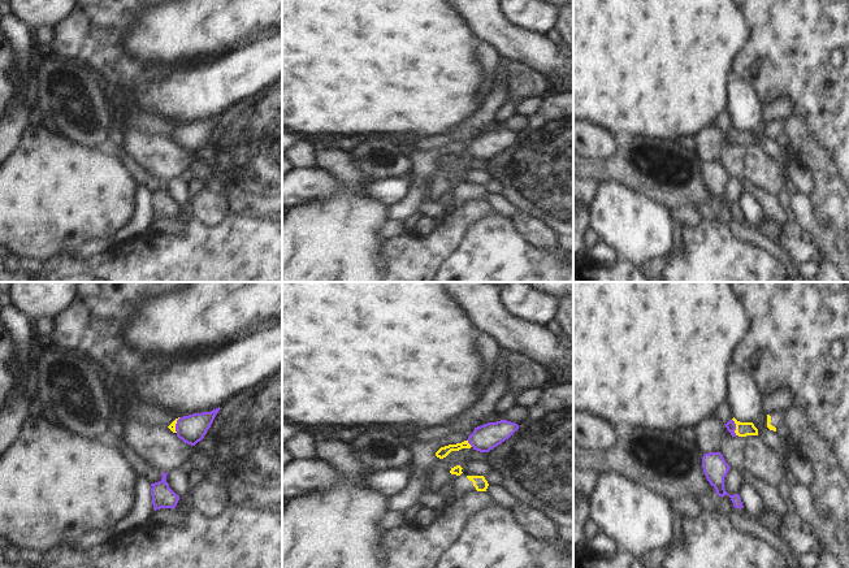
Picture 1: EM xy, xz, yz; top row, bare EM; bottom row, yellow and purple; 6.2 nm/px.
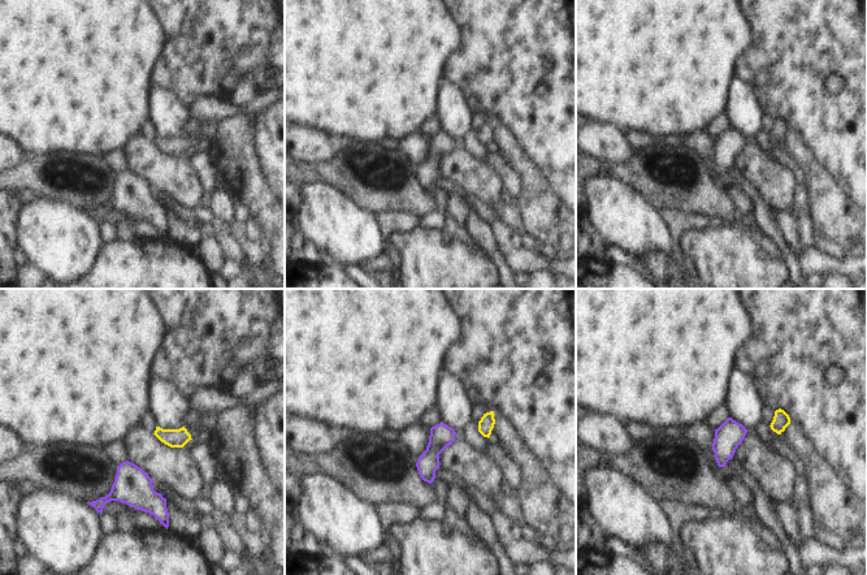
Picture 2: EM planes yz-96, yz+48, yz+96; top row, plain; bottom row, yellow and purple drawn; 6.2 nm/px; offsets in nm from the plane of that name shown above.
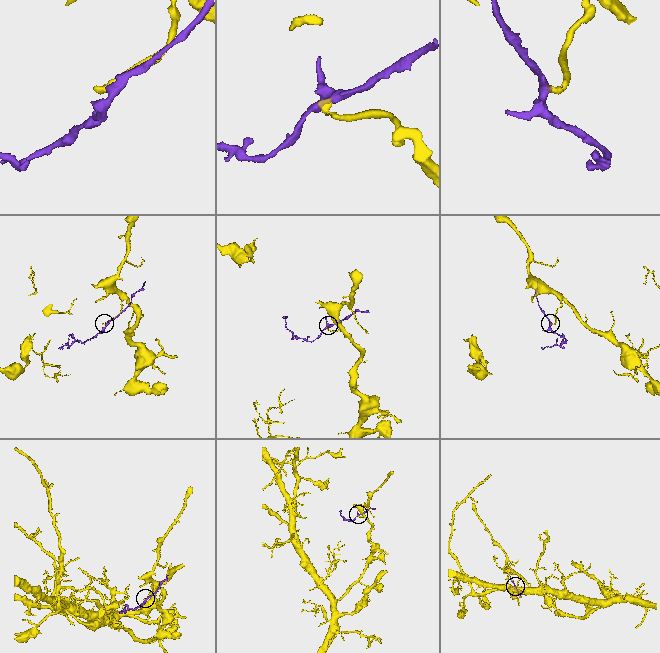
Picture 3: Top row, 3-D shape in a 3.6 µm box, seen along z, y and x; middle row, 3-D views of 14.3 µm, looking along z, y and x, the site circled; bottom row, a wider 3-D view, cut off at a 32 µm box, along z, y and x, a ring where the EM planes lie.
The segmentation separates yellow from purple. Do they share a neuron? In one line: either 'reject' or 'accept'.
accept

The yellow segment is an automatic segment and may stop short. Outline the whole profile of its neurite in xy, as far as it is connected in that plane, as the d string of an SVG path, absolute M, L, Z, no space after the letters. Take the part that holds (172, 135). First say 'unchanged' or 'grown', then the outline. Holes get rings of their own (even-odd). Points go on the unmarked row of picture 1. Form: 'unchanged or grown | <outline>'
grown | M220 116L211 121L192 122L176 127L168 136L185 152L195 155L211 136Z

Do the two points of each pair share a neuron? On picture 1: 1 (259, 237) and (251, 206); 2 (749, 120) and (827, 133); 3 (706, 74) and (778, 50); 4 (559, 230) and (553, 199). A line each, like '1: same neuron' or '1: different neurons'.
1: different neurons
2: different neurons
3: different neurons
4: same neuron

